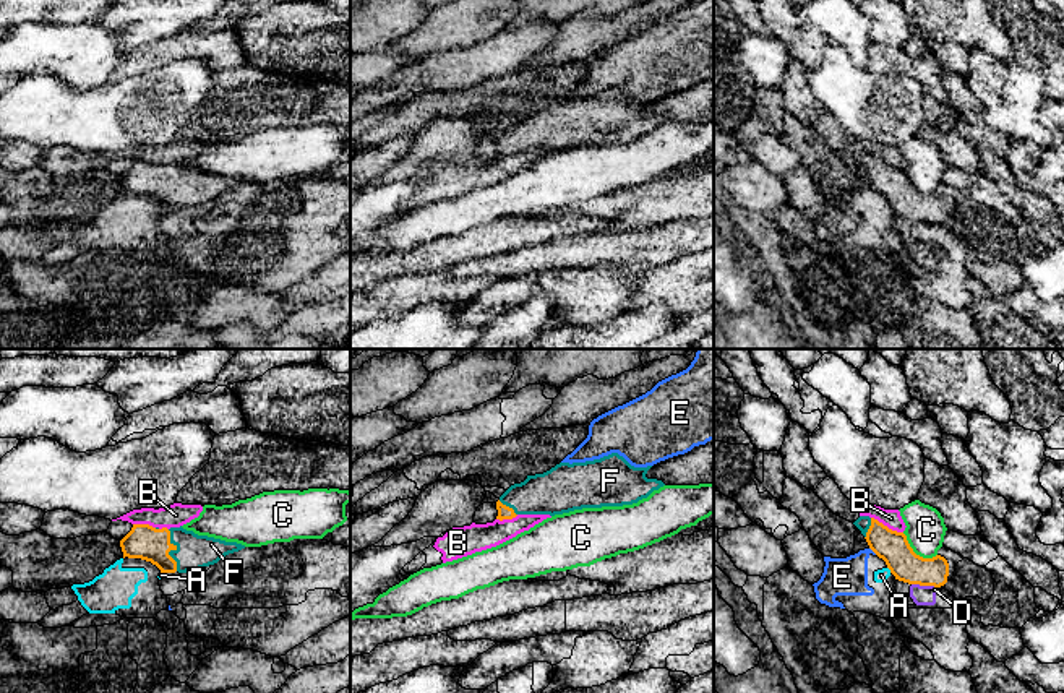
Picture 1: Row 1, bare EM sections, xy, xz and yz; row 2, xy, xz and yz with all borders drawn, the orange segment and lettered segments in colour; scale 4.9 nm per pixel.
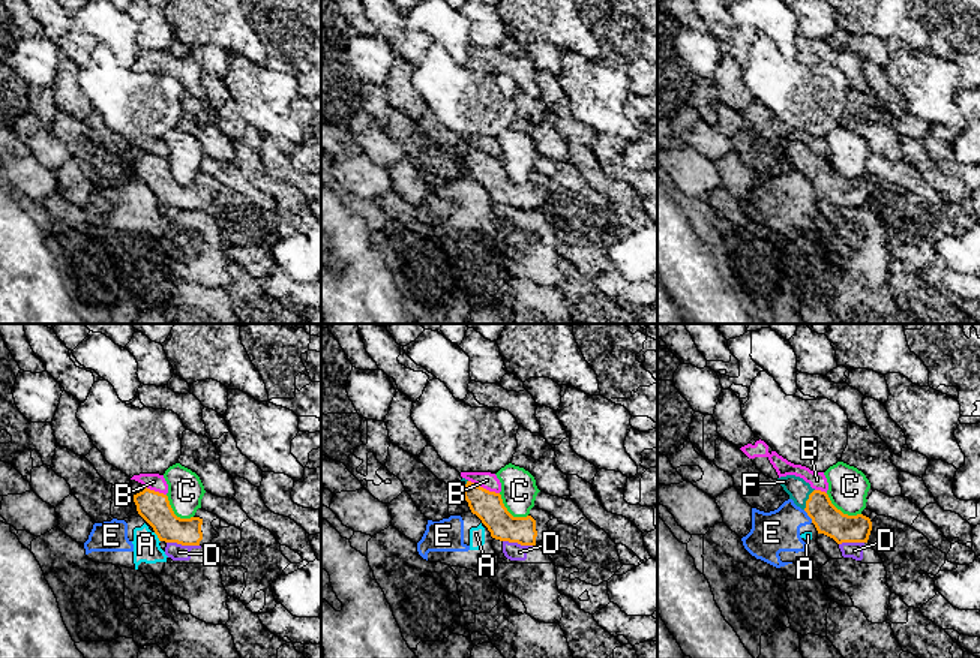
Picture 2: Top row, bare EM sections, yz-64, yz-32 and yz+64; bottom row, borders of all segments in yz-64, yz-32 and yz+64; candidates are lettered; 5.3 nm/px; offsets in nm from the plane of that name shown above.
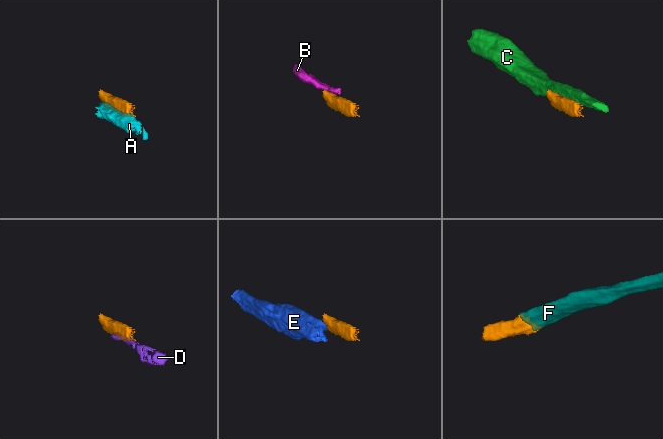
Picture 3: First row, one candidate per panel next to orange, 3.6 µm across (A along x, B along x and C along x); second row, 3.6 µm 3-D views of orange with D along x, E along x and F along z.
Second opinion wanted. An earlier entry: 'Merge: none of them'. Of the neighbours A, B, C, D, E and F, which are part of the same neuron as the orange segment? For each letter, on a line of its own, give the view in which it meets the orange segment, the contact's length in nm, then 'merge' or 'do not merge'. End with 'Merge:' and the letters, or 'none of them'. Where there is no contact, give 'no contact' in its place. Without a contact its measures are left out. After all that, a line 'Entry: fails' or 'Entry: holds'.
A: yz | 40 nm | do not merge
B: yz | 180 nm | do not merge
C: yz | 200 nm | do not merge
D: yz | 130 nm | do not merge
E: yz | 50 nm | do not merge
F: xy | 220 nm | merge
Merge: F
Entry: fails

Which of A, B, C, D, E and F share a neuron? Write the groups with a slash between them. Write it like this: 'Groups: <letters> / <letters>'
Groups: A E / B / C / D / F

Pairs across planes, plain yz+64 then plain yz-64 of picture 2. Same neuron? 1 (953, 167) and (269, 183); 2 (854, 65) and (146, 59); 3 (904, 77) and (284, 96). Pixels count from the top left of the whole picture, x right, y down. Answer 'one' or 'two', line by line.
1: two
2: one
3: one

